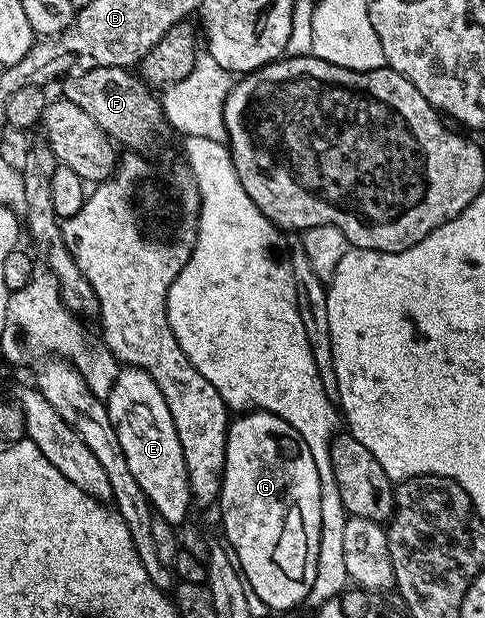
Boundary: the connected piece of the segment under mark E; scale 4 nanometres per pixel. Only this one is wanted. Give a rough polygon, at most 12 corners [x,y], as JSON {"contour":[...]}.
{"contour":[[122,368],[107,406],[154,514],[186,524],[191,498],[167,399]]}

